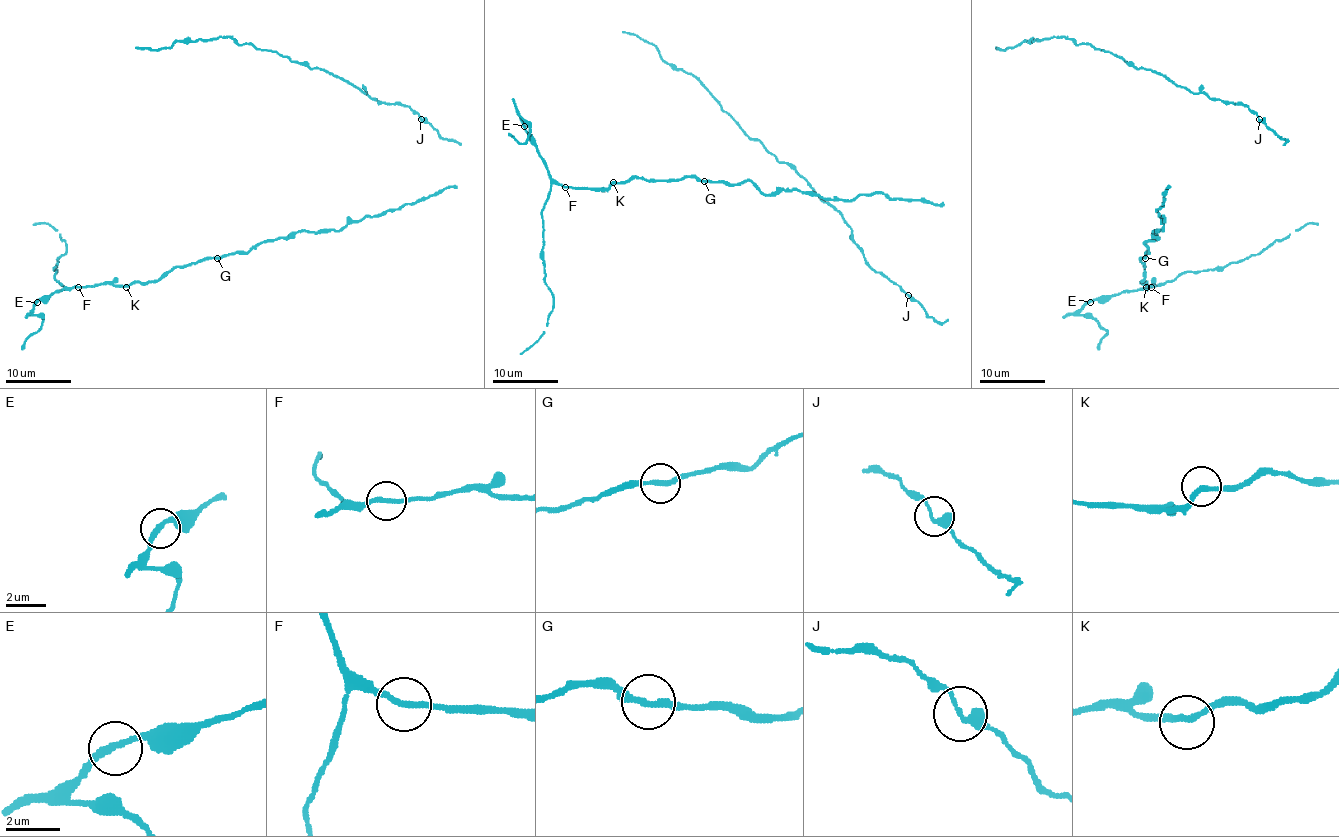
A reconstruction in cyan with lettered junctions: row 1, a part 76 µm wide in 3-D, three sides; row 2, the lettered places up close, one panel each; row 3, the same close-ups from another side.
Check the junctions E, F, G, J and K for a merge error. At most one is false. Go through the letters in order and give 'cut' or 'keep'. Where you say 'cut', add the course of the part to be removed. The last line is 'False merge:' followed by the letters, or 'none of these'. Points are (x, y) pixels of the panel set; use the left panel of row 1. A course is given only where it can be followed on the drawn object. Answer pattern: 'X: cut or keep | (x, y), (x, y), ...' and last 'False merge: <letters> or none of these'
E: keep
F: keep
G: keep
J: keep
K: keep
False merge: none of these

